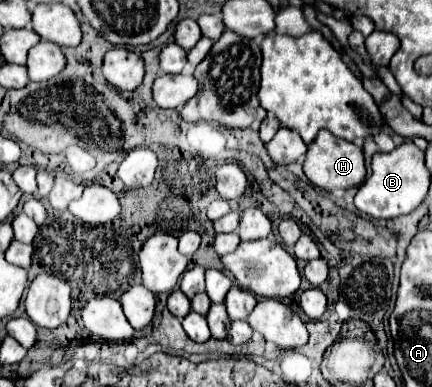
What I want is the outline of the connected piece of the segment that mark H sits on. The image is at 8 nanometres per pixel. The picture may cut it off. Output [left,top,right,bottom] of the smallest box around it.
[304,131,366,191]

